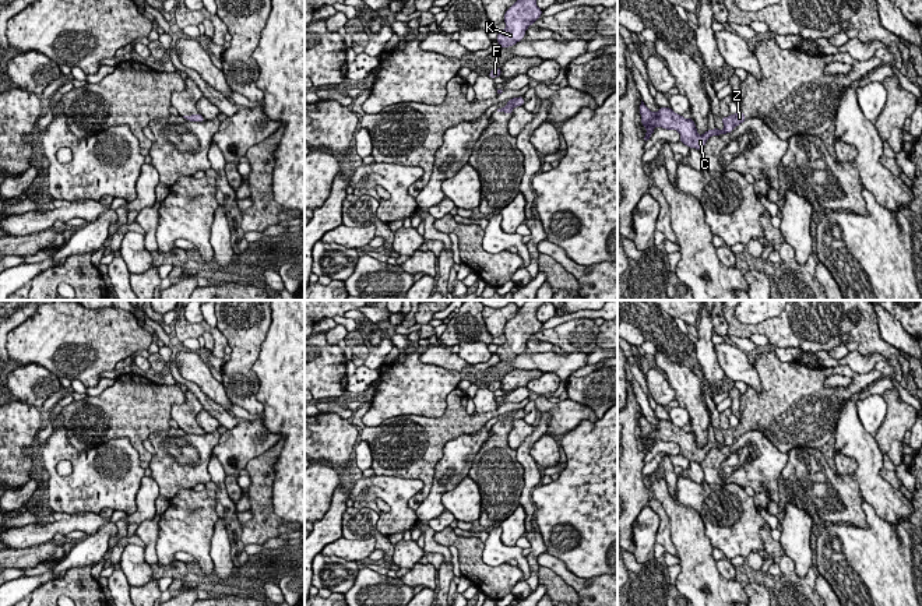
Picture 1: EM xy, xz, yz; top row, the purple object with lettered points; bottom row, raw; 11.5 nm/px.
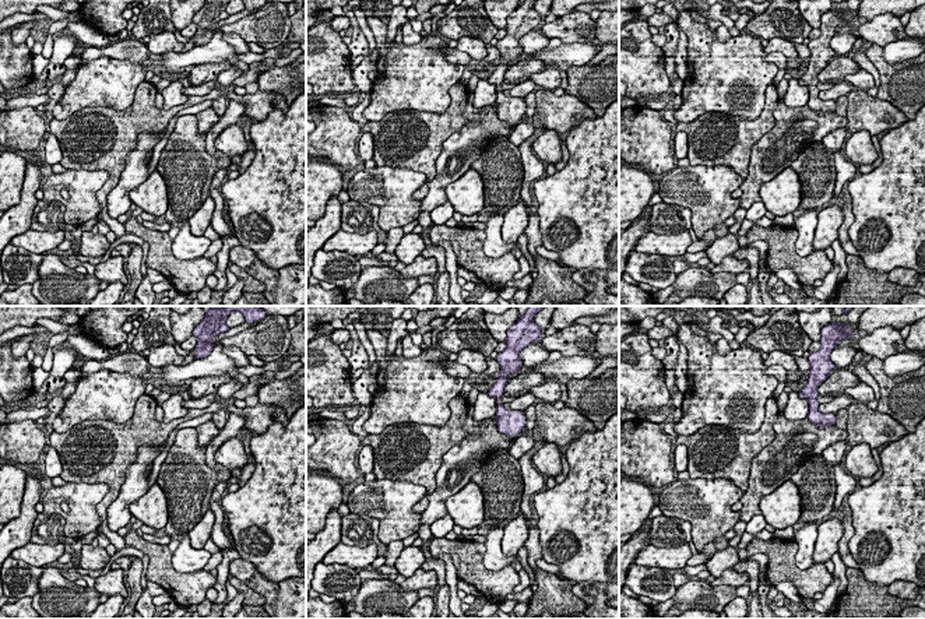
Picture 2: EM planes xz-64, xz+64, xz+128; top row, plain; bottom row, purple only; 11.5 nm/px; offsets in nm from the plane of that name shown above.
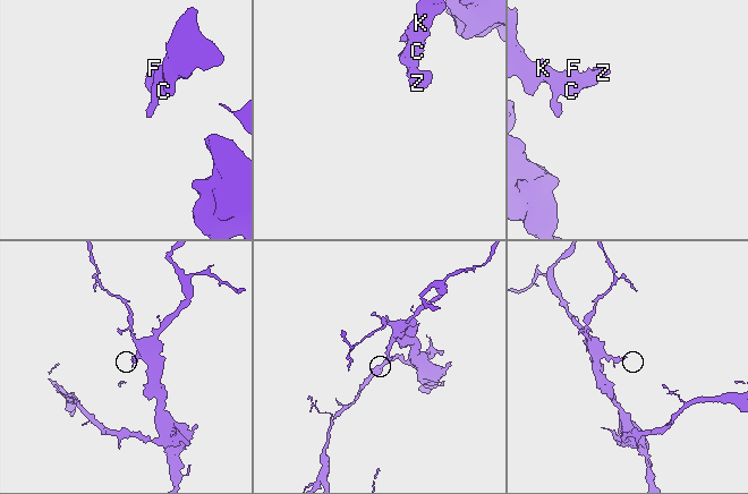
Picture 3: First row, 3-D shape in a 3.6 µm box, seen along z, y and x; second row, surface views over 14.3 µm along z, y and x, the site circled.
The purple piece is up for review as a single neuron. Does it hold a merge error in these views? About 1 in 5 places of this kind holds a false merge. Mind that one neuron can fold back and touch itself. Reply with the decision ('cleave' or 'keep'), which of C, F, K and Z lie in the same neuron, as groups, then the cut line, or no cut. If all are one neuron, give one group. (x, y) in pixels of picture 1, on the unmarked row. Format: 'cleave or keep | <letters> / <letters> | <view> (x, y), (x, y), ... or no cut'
keep | C F K Z | no cut

